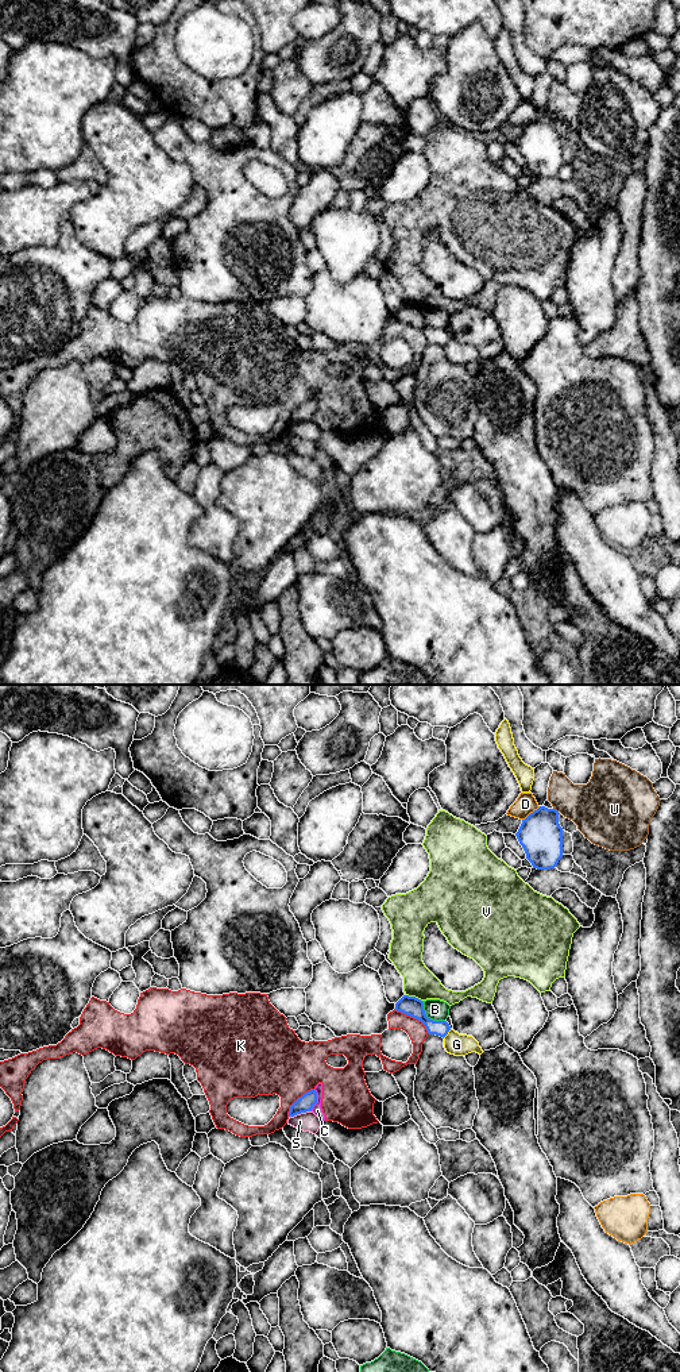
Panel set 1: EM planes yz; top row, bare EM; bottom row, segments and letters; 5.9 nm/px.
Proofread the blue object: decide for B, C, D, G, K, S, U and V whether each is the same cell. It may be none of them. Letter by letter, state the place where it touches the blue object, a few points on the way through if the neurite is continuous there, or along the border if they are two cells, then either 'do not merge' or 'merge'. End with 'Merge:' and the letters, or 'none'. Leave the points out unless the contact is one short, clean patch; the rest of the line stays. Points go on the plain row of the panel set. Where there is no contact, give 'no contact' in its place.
B: yz (427, 326) | along yz (421, 309), (424, 322), (428, 326), (444, 330) | do not merge
C: yz (316, 408) | along yz (315, 397), (316, 412), (310, 419) | do not merge
D: yz (530, 122) | do not merge
G: yz (447, 342) | do not merge
K: yz (413, 326) | do not merge
S: yz (300, 421) | along yz (310, 419), (289, 426) | do not merge
U: yz (556, 119) | along yz (553, 116), (557, 120) | do not merge
V: yz (414, 305) | do not merge
Merge: none

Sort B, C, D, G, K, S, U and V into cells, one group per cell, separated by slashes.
B / C K / D / G / S / U / V

